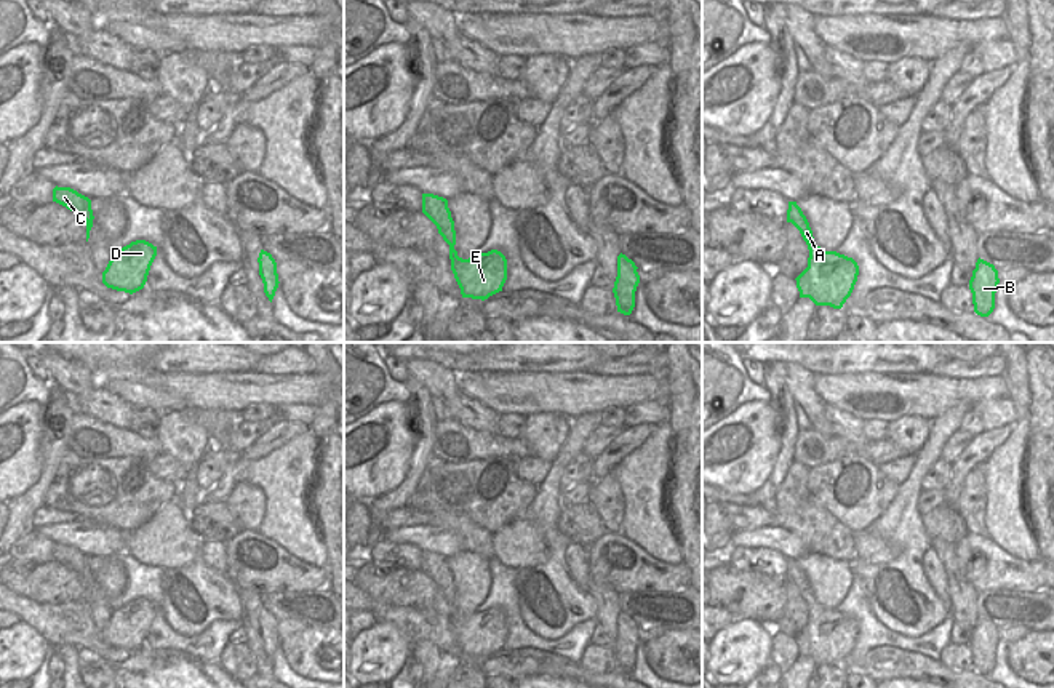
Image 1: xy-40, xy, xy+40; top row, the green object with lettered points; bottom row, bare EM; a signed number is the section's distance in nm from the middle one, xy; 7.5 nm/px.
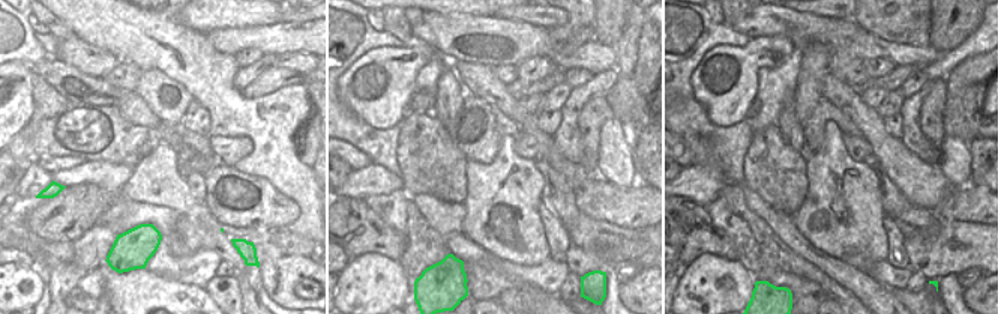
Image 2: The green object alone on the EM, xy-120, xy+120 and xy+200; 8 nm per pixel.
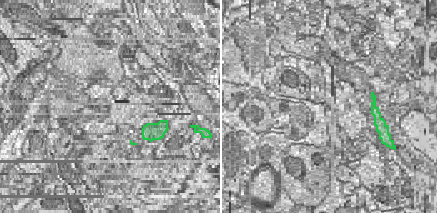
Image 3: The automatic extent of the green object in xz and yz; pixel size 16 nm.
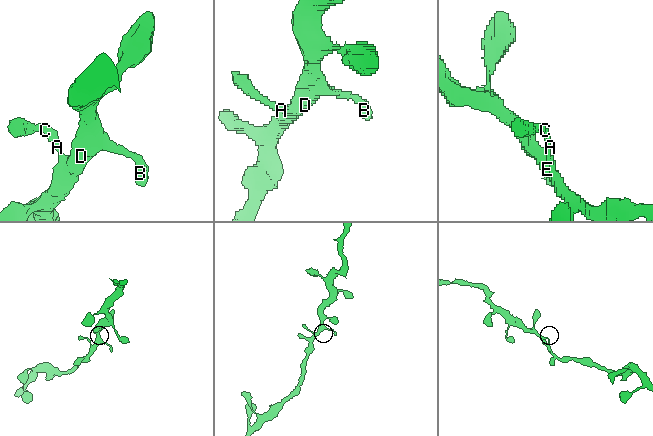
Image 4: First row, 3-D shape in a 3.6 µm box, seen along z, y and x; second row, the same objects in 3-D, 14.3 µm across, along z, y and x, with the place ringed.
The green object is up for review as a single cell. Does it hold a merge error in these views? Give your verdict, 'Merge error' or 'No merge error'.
No merge error.

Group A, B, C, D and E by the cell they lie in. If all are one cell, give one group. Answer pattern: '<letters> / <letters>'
A B C D E

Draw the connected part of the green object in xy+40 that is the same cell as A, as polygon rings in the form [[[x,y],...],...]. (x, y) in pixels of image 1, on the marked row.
[[[789,202],[787,222],[800,230],[809,250],[808,267],[795,278],[800,298],[809,298],[816,306],[841,309],[857,282],[857,262],[817,246],[809,222],[796,202]]]

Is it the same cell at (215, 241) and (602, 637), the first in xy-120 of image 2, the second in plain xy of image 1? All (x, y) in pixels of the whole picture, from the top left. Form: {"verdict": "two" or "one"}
{"verdict": "two"}

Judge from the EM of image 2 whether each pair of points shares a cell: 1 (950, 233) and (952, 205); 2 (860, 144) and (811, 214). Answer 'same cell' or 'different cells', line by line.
1: different cells
2: different cells

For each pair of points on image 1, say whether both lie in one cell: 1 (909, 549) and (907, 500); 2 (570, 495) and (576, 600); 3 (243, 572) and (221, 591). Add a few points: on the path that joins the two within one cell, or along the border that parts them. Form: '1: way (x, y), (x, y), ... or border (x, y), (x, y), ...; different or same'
1: way (907, 536), (907, 512); same
2: border (563, 492), (560, 508); different
3: border (226, 573), (239, 589); different

